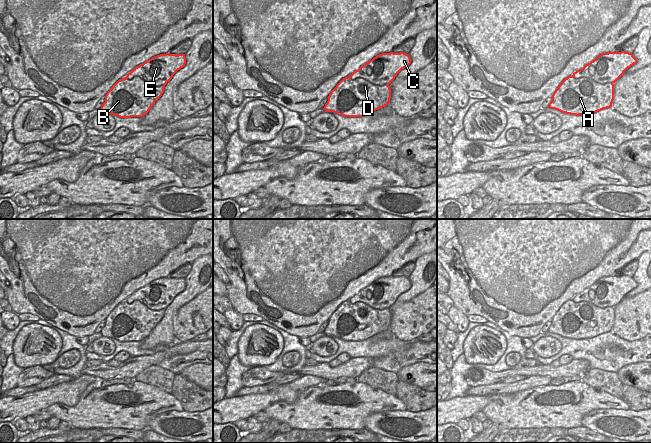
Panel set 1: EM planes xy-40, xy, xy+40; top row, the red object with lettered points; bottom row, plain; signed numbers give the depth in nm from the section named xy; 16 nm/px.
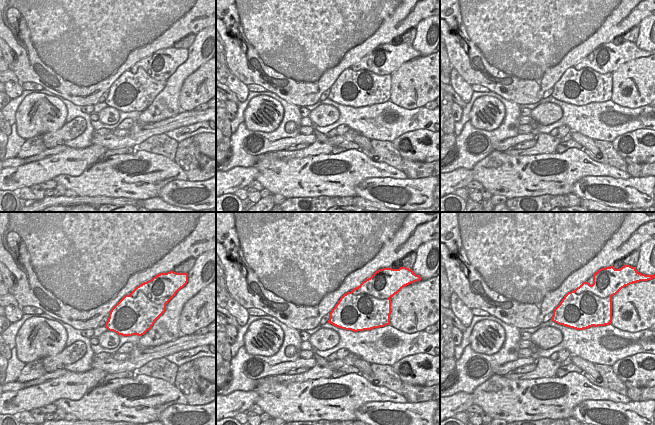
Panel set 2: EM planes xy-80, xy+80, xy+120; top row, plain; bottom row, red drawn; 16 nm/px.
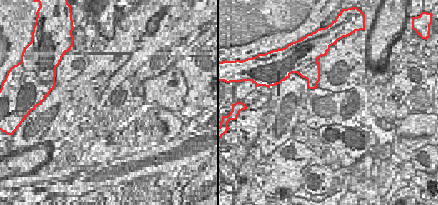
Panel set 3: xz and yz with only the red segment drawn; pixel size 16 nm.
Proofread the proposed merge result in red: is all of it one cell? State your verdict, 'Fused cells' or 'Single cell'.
Fused cells

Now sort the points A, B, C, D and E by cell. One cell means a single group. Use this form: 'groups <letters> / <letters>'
groups A B D / C E

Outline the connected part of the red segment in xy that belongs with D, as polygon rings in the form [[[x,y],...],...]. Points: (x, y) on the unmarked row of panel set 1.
[[[343,302],[328,320],[325,336],[344,341],[363,341],[387,330],[391,322],[389,308],[373,309],[363,302]]]

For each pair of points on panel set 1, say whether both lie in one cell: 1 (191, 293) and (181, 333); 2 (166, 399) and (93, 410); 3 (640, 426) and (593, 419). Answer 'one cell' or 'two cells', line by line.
1: two cells
2: one cell
3: one cell

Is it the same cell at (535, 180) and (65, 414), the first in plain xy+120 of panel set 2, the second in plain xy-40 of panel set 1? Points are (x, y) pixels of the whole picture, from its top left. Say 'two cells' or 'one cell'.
one cell

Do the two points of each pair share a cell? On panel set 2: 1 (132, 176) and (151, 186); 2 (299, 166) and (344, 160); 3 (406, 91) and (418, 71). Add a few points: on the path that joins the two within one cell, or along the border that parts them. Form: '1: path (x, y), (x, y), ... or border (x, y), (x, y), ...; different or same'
1: path (137, 176), (146, 184); same
2: path (310, 164), (328, 158), (333, 159); same
3: path (411, 86), (418, 79), (418, 76); same

